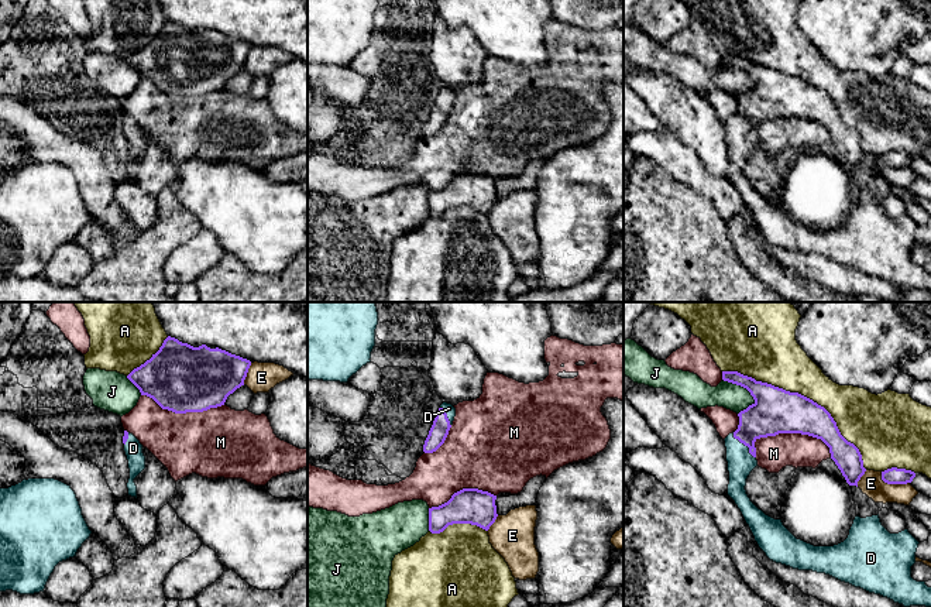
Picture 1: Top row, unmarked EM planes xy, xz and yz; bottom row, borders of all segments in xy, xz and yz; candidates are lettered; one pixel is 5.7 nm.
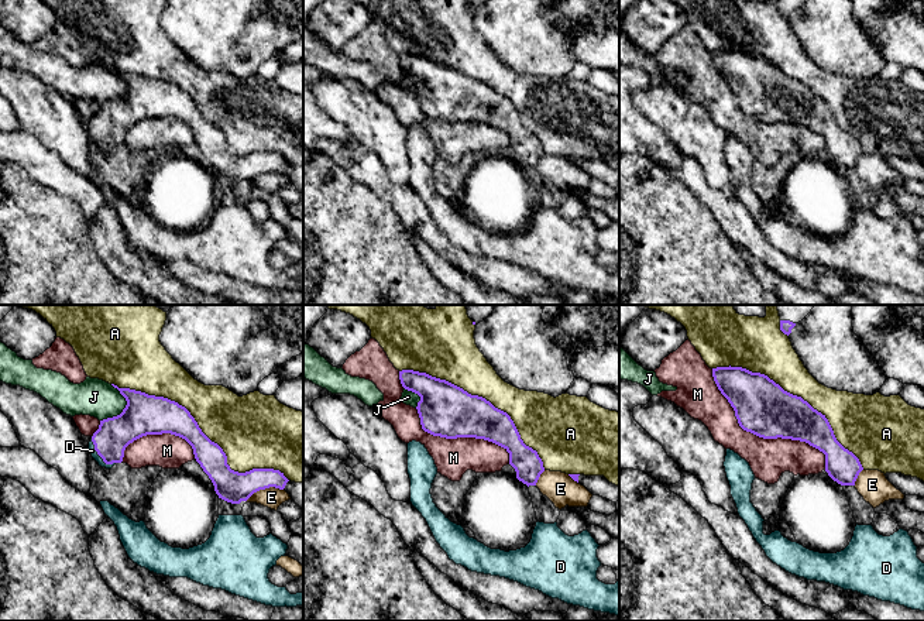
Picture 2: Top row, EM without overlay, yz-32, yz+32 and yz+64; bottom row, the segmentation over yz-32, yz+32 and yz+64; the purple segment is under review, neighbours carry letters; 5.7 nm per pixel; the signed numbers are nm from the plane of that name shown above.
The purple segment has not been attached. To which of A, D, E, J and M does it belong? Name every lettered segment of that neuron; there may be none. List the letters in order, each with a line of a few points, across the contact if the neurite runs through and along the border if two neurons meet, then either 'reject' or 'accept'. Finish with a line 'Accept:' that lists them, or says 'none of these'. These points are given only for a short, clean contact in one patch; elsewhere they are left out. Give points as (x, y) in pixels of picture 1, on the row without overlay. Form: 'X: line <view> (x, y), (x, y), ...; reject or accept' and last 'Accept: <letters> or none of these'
A: reject
D: line yz (773, 96), (744, 127), (741, 146); accept
E: reject
J: reject
M: reject
Accept: D

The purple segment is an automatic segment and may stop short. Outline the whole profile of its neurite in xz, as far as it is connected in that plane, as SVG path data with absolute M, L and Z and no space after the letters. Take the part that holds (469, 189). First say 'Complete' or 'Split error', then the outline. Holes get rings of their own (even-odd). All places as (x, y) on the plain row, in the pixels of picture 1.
Complete. M463 172L447 186L429 192L429 215L440 217L453 208L471 208L488 215L498 200L495 184L497 179L488 175Z

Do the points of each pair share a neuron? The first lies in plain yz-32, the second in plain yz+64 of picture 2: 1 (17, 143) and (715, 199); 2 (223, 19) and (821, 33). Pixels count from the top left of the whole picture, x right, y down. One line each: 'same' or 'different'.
1: same
2: same

